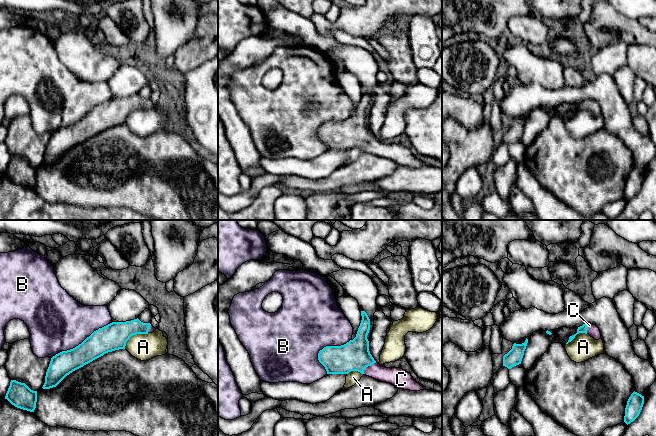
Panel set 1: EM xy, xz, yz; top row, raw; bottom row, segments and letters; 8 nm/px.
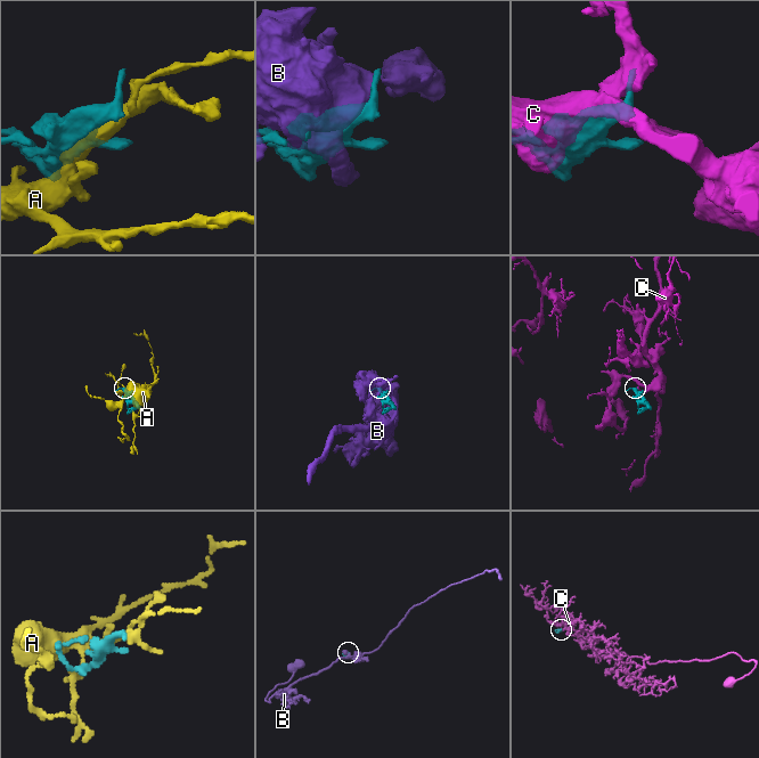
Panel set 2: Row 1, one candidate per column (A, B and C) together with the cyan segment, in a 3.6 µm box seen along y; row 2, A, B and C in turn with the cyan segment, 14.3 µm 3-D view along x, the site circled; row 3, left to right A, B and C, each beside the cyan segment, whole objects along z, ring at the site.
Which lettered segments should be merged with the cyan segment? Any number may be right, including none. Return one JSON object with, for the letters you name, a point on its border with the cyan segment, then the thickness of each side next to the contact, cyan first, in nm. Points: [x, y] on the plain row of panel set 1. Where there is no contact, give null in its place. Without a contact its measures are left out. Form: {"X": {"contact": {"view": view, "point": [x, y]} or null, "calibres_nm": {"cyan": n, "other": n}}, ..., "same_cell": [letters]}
{"C": {"contact": {"view": "xz", "point": [367, 142]}, "calibres_nm": {"cyan": 240, "other": 140}}, "same_cell": ["C"]}

